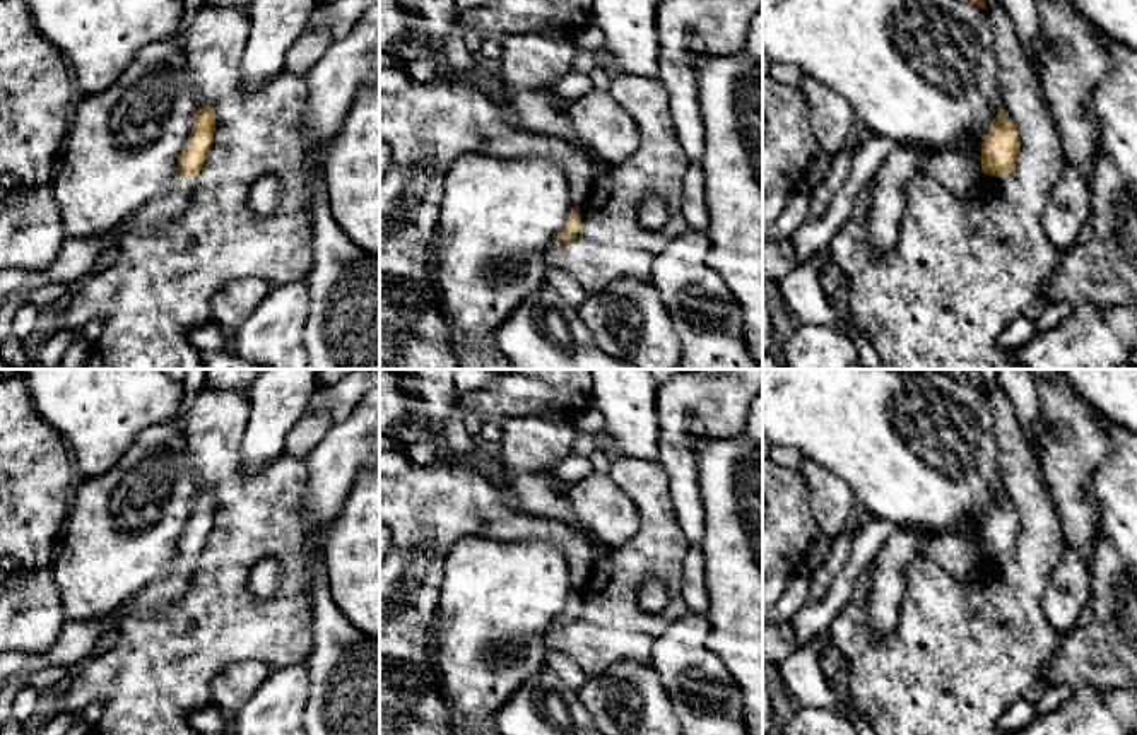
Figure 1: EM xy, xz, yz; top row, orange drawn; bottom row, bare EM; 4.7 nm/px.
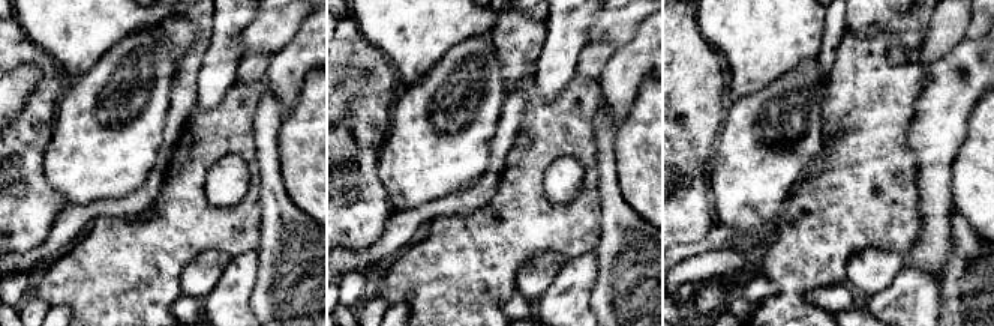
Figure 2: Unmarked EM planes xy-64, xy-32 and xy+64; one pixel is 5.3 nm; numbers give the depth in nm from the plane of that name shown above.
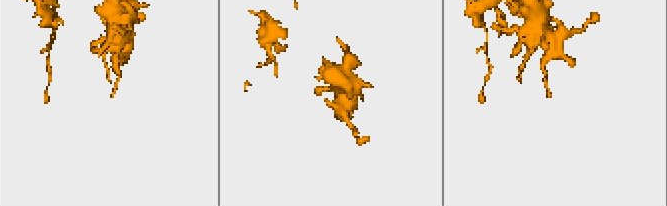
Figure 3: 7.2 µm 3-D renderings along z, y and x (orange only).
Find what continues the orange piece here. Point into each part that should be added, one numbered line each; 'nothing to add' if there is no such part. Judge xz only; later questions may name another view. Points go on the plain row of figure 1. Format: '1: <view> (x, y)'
nothing to add

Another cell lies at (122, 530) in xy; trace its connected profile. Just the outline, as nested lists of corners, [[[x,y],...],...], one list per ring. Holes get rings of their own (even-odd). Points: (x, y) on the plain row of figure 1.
[[[178,419],[144,429],[109,470],[79,479],[53,556],[67,620],[103,619],[178,566],[178,540],[195,497],[188,439]]]

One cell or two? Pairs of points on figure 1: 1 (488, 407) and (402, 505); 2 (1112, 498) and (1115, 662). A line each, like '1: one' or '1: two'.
1: two
2: one

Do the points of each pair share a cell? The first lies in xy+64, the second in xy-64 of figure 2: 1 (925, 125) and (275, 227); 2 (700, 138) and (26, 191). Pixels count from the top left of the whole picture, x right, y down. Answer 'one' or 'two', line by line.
1: two
2: one

